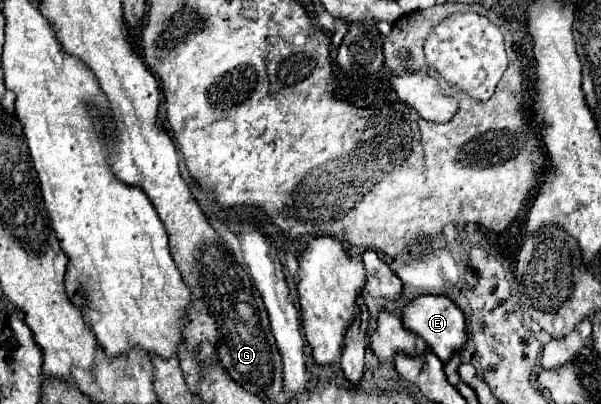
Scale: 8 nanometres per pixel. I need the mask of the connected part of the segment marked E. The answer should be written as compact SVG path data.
M418 296L402 312L402 324L406 330L420 336L428 348L446 364L454 354L462 352L466 346L466 324L464 314L444 296Z

